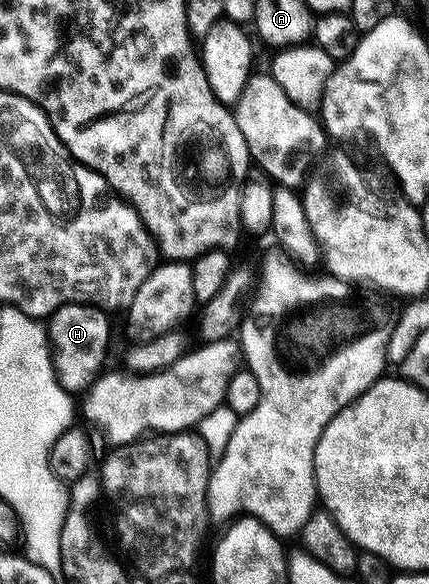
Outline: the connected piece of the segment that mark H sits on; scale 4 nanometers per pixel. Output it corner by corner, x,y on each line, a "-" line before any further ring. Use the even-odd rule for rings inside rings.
72,302
66,306
60,306
54,314
49,315
47,329
53,352
53,366
57,369
57,378
61,382
61,386
70,396
77,396
77,393
80,395
82,392
88,391
102,373
101,365
104,364
105,353
109,350
109,318
110,315
101,307
87,306
84,302

